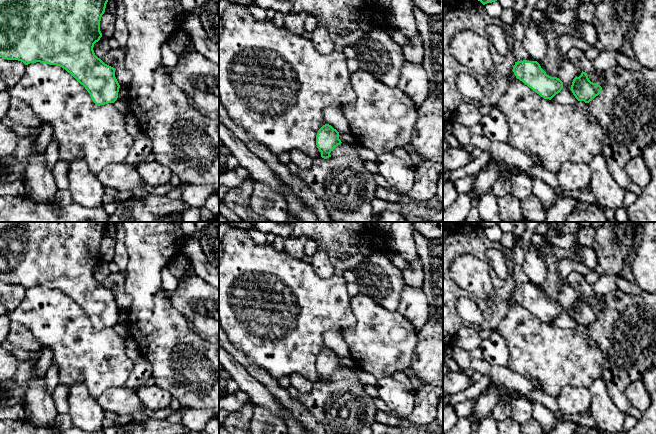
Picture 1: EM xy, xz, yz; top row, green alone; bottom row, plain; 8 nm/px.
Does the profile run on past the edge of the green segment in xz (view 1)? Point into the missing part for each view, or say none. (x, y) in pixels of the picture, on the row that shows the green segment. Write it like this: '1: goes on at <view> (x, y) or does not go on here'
1: does not go on here

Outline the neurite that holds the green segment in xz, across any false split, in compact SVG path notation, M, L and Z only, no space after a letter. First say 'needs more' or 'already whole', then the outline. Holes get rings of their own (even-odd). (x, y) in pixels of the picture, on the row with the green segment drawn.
already whole; M323 125L316 135L316 145L321 152L321 157L327 159L331 157L331 151L340 145L342 142L339 139L339 132L331 125Z

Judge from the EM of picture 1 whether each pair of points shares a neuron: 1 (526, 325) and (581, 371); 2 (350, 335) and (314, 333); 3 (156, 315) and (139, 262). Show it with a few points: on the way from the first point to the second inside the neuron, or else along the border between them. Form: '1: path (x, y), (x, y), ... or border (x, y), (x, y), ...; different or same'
1: path (540, 338), (559, 357), (567, 358); same
2: border (353, 313), (355, 323), (342, 334); different
3: path (150, 302), (143, 284), (143, 275); same

